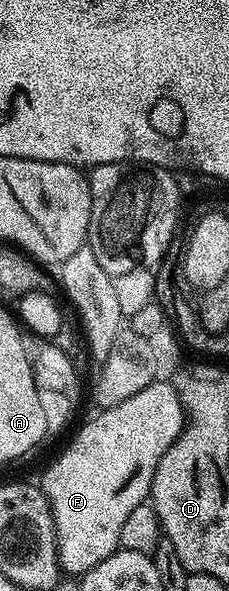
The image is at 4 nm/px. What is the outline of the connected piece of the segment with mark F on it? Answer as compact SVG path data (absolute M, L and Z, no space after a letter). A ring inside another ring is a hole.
M162 380L150 382L148 386L141 388L141 392L137 392L137 396L129 396L129 400L121 400L121 404L100 409L98 413L99 415L96 418L89 419L72 436L71 443L48 464L47 471L43 474L43 482L41 481L42 492L47 497L48 504L51 505L51 515L55 525L55 539L57 540L57 552L59 553L59 569L64 575L85 575L93 568L97 568L97 564L101 564L101 560L105 560L110 554L114 554L116 550L120 549L121 527L125 525L125 519L133 513L133 508L144 505L148 501L151 485L153 484L153 476L157 472L157 464L161 460L161 456L165 456L165 452L174 444L177 436L185 429L185 423L183 423L185 411L176 387L171 382L169 384L162 382Z

